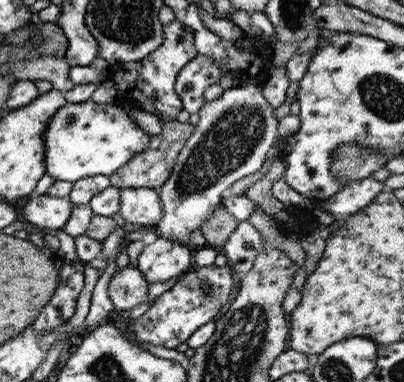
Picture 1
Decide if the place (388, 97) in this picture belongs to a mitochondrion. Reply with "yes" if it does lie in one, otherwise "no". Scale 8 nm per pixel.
yes

